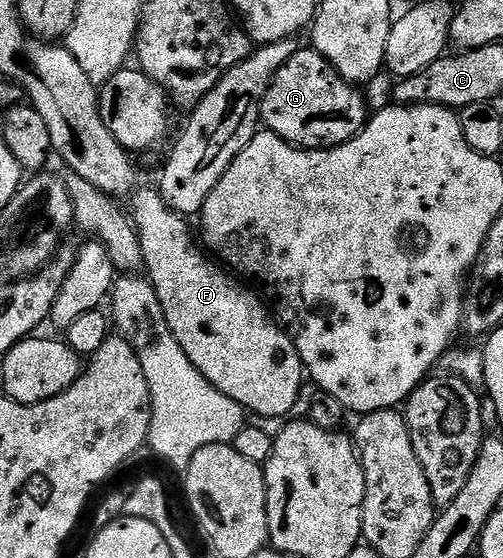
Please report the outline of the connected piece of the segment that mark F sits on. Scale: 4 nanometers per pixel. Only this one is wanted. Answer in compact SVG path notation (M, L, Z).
M150 187L140 188L130 199L128 215L138 231L145 274L158 294L171 333L176 341L180 341L180 349L188 353L188 361L192 361L192 365L196 365L196 369L200 369L202 376L220 389L220 393L232 397L232 401L239 403L251 416L276 419L289 416L304 384L304 368L294 343L272 318L267 304L249 286L243 285L225 270L222 272L217 262L198 252L190 236L190 227L186 224L189 222L170 210L155 188L154 191Z

